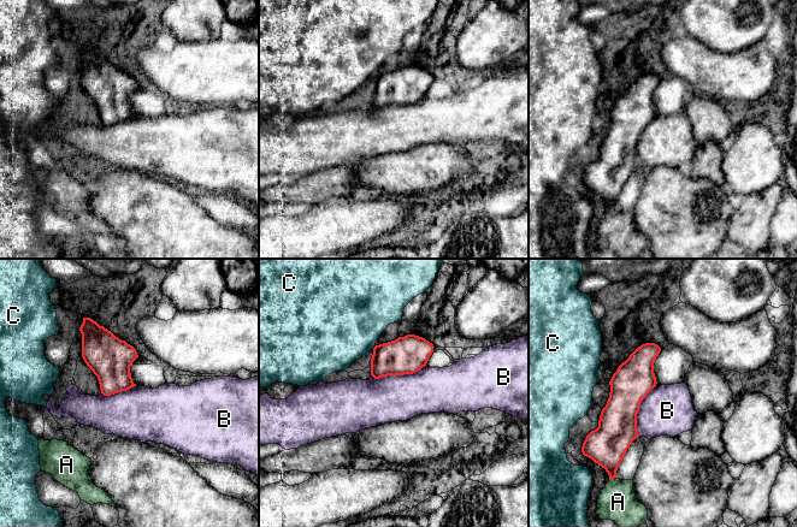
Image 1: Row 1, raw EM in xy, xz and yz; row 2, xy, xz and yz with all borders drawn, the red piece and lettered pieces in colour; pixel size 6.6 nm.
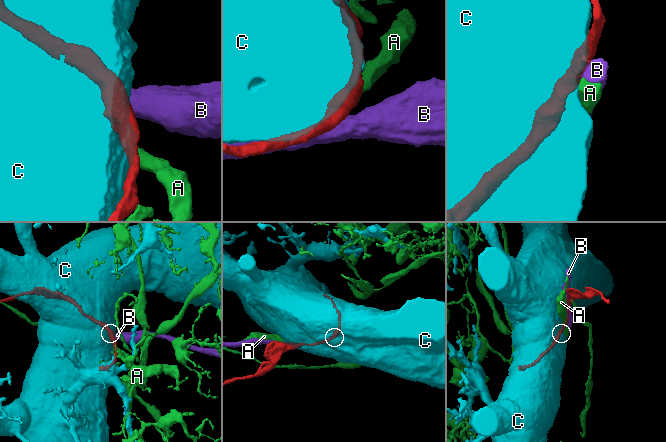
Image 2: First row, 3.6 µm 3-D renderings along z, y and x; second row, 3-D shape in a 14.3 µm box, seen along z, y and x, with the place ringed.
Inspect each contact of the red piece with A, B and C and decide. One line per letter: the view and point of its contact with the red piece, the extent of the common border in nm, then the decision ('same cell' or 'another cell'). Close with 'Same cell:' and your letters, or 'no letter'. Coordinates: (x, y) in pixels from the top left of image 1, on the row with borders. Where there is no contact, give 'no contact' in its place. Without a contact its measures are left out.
A: yz (612, 478) | 50 nm | another cell
B: yz (638, 410) | 360 nm | another cell
C: xz (375, 347) | 40 nm | another cell
Same cell: no letter

